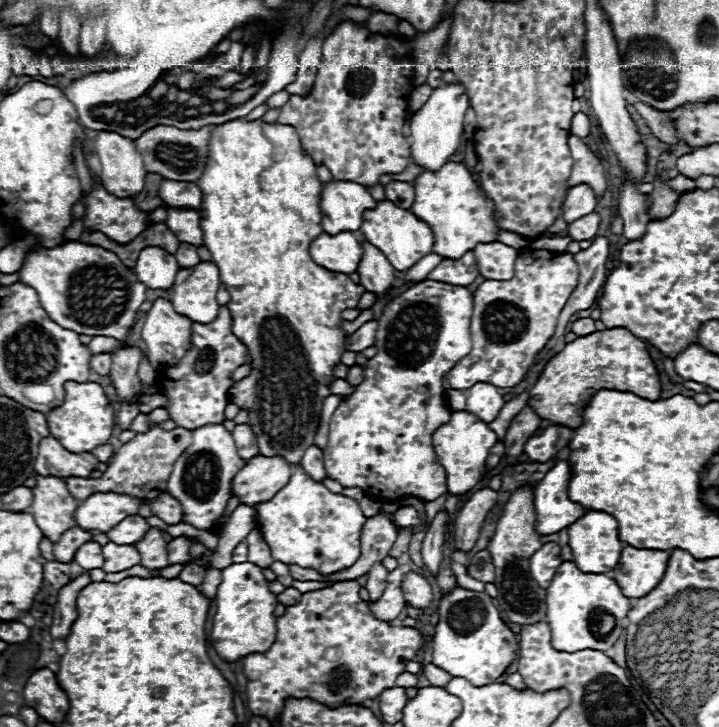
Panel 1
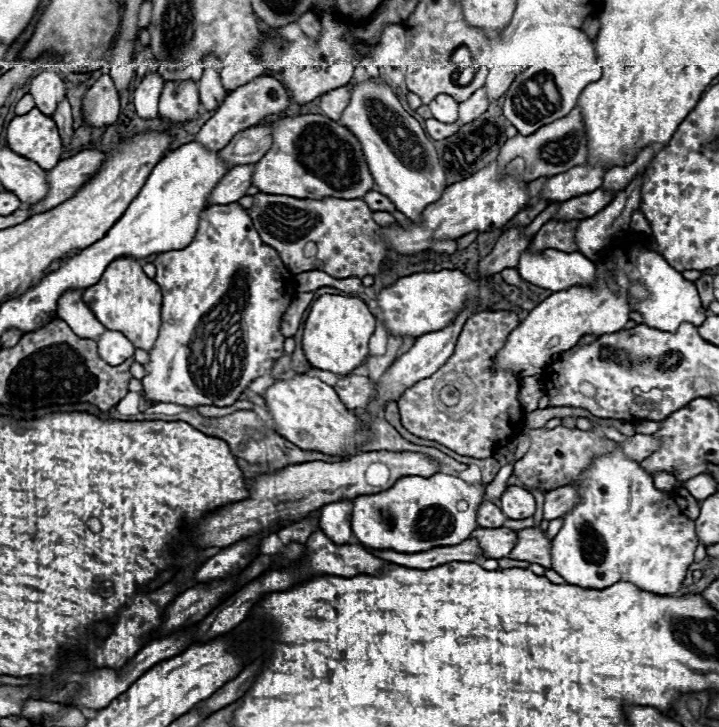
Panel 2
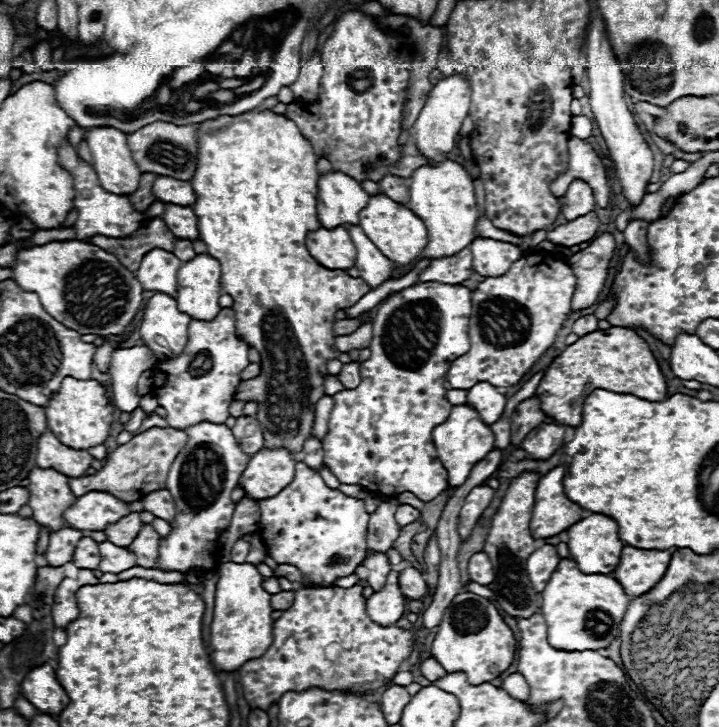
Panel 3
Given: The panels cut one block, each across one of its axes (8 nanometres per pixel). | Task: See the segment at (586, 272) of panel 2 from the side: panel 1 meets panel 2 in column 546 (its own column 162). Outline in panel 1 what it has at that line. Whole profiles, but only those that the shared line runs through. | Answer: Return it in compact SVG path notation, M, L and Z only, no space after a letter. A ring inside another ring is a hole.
M144 248L138 256L134 274L138 280L152 290L170 290L174 286L180 264L176 258L162 248Z

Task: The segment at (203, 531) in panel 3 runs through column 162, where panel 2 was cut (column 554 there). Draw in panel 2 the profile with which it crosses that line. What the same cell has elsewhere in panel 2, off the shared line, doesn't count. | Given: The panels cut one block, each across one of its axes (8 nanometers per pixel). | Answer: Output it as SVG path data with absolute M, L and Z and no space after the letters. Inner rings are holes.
M620 448L594 456L592 464L584 468L570 486L576 488L580 502L562 516L562 528L552 540L552 570L556 570L568 584L588 590L602 590L620 580L632 582L638 590L660 596L672 596L680 590L686 570L694 560L698 538L694 532L694 520L682 516L674 492L654 488L652 476Z

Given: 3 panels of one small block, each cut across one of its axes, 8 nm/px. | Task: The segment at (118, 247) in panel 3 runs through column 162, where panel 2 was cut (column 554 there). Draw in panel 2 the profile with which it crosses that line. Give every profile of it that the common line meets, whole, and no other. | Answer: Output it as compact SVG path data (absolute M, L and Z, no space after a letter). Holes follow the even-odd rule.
M546 222L538 234L530 240L528 252L544 252L548 248L560 250L560 252L576 252L576 244L574 244L574 230L576 230L578 222Z

